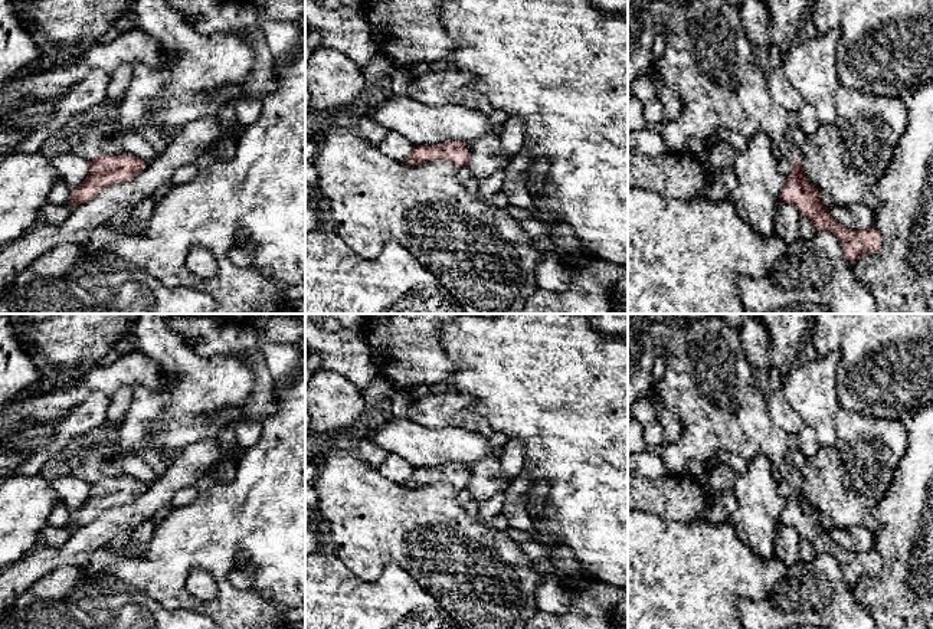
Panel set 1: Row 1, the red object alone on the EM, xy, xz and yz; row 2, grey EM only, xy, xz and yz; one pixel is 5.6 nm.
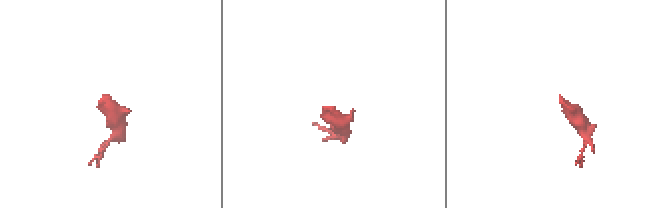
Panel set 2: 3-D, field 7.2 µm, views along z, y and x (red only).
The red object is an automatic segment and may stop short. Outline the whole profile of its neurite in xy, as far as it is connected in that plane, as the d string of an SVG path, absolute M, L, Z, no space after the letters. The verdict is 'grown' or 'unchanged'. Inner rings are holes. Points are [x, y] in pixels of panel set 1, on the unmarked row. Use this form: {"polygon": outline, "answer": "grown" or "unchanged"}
{"polygon": "M108 420L104 422L99 427L79 436L84 445L75 455L66 456L63 449L42 468L40 475L49 481L75 476L89 485L86 501L71 514L68 527L72 530L91 522L108 508L132 502L147 489L144 484L130 476L107 478L102 475L104 463L115 451L109 438L114 430L120 427Z", "answer": "grown"}

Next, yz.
{"polygon": "M645 314L642 331L652 338L655 356L665 354L664 376L654 384L654 390L682 427L681 436L659 453L670 475L687 475L690 461L708 462L718 451L747 461L760 453L779 471L782 481L790 485L792 495L780 522L793 527L816 554L834 556L852 589L862 577L878 576L883 566L880 554L874 548L864 553L842 548L821 524L819 512L802 495L802 476L788 446L789 435L770 417L762 377L749 361L740 328L730 327L721 314L690 314L684 318Z", "answer": "grown"}

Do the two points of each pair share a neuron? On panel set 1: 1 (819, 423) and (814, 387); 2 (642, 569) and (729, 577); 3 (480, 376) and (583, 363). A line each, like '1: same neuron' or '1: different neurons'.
1: same neuron
2: same neuron
3: same neuron

